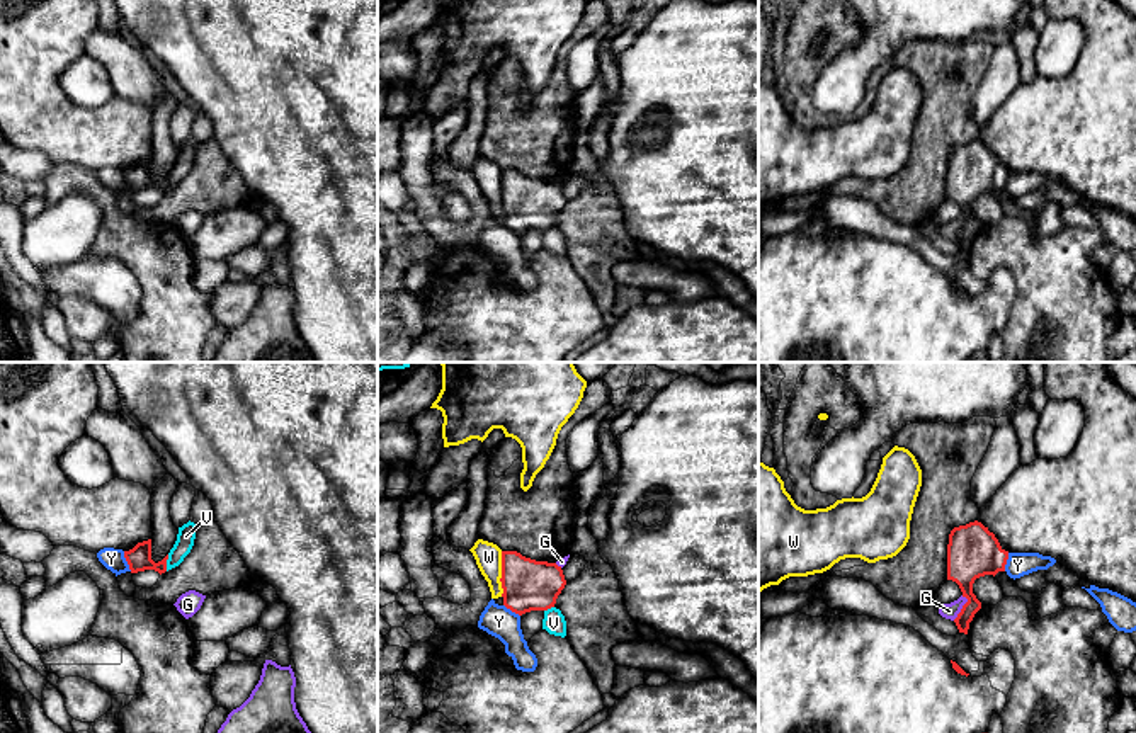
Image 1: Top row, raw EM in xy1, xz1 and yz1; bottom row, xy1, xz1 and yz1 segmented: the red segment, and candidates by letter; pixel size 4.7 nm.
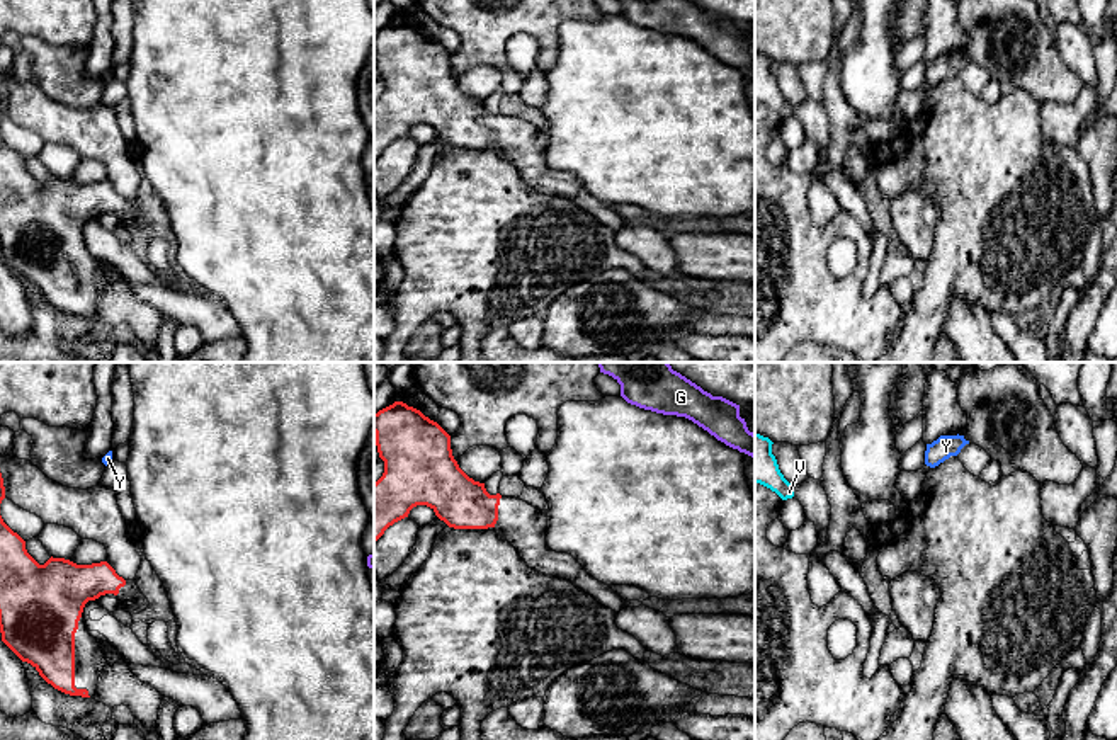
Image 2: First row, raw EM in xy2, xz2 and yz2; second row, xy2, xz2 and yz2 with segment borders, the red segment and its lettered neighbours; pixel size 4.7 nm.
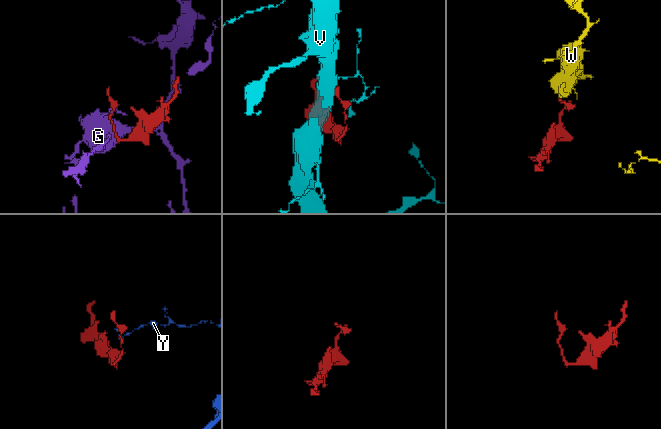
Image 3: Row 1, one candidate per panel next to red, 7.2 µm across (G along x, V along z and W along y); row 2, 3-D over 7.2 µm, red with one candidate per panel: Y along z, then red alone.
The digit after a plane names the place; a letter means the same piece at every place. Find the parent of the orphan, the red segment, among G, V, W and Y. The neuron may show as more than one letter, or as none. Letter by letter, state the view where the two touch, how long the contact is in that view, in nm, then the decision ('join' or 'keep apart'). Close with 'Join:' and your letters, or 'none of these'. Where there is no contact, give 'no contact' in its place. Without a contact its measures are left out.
G: meets red in yz1; contact 130 nm long; keep apart
V: meets red in xy1; contact 80 nm long; keep apart
W: meets red in xz1; contact 220 nm long; keep apart
Y: meets red in xy1; contact 100 nm long; keep apart
Join: none of these

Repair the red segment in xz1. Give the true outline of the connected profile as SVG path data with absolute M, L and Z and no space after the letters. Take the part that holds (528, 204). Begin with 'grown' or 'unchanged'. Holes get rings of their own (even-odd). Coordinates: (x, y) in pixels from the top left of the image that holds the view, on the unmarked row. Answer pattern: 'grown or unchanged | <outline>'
unchanged | M502 170L500 201L503 224L519 235L554 226L566 204L561 185L525 177L517 170Z

